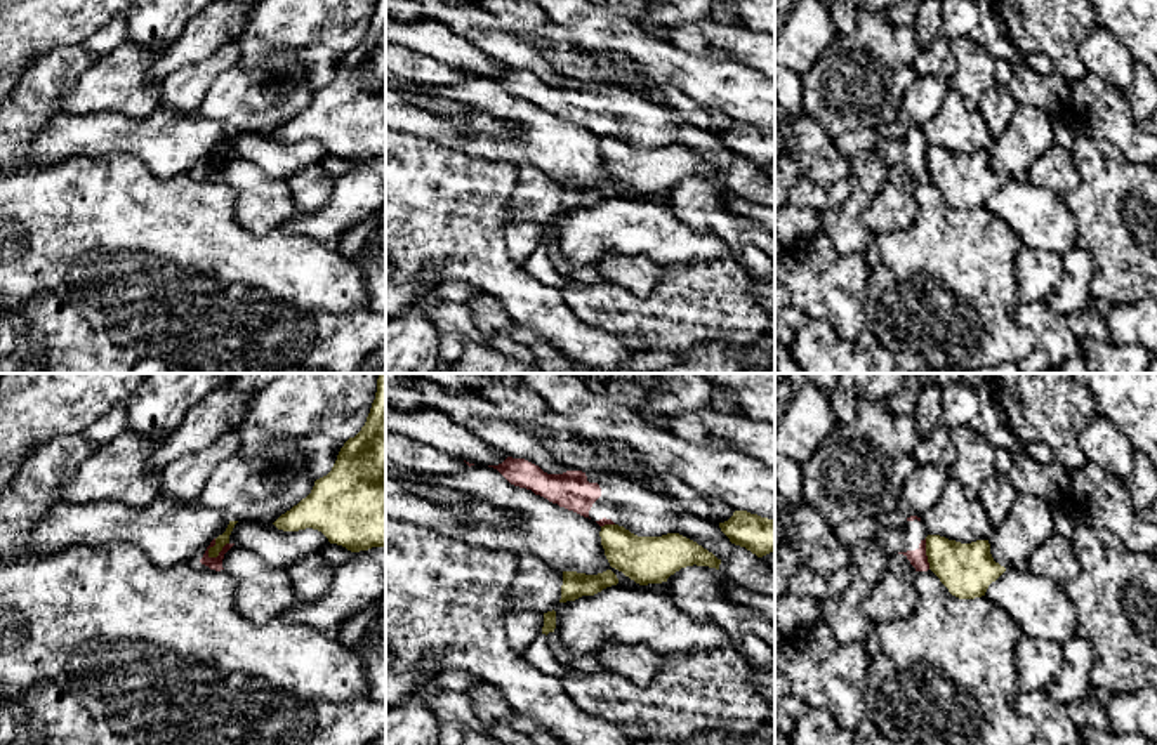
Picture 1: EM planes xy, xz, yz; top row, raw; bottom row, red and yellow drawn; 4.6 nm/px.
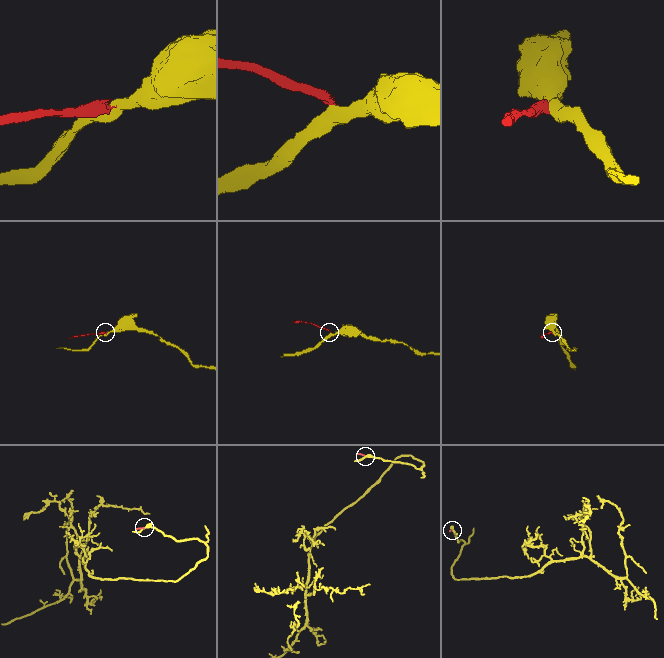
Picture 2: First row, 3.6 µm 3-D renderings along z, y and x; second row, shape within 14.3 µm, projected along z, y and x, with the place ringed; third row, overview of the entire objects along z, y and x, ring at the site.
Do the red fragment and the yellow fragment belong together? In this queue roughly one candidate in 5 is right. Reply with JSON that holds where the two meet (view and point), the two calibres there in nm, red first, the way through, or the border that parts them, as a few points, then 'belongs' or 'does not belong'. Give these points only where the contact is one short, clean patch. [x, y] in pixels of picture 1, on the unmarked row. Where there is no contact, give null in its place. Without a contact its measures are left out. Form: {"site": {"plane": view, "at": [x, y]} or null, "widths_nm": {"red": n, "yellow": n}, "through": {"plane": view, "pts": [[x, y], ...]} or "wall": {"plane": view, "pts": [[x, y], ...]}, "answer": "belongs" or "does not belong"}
{"site": {"plane": "xy", "at": [219, 165]}, "widths_nm": {"red": 60, "yellow": 60}, "wall": {"plane": "xy", "pts": [[228, 153], [216, 167], [207, 167]]}, "answer": "does not belong"}

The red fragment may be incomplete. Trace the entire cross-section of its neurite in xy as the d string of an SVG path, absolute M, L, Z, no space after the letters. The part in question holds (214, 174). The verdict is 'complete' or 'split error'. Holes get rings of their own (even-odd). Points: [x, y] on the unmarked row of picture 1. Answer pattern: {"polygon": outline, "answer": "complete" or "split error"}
{"polygon": "M238 132L229 146L229 153L222 158L217 168L208 167L208 160L215 156L215 149L207 158L202 175L210 181L221 182L224 165L233 158L240 156L254 162L269 177L287 181L299 170L321 163L328 156L328 149L313 139L299 142L283 142L274 135L262 135L255 132Z", "answer": "split error"}

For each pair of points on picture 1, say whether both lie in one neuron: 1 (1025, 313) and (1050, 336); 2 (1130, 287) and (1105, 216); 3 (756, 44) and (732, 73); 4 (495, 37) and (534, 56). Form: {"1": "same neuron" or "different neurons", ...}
{"1": "same neuron", "2": "same neuron", "3": "different neurons", "4": "same neuron"}

